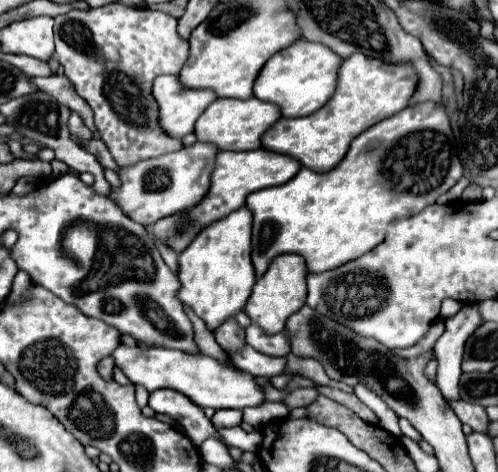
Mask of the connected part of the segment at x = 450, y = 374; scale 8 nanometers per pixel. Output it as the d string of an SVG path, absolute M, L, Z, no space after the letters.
M464 304L454 316L446 318L446 330L434 344L434 356L438 362L434 384L446 402L460 400L460 362L464 352L464 342L482 324L476 304Z

